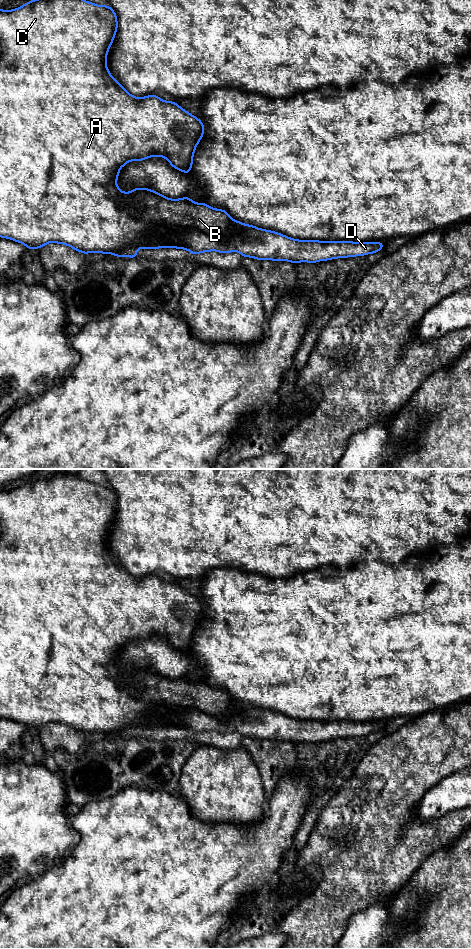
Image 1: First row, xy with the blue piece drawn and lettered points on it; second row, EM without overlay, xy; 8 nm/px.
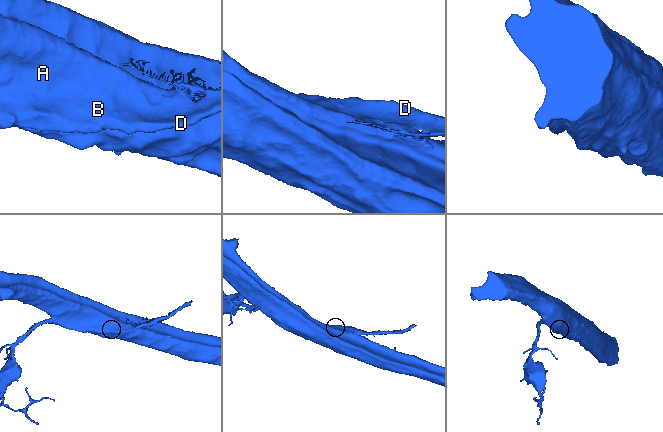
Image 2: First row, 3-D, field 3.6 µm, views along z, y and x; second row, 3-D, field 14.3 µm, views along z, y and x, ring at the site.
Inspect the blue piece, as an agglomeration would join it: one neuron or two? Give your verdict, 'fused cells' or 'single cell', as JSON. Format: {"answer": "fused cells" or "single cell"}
{"answer": "fused cells"}

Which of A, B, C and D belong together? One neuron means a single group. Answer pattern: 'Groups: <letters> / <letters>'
Groups: A B C / D

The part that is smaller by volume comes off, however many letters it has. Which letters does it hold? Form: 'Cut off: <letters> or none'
Cut off: D

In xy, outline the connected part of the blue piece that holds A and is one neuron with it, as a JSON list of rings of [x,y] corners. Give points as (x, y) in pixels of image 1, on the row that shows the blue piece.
[[[31,0],[16,9],[0,9],[0,237],[21,243],[31,250],[40,249],[48,243],[57,243],[84,255],[95,252],[137,258],[139,248],[179,249],[179,239],[172,237],[173,231],[182,234],[196,229],[224,240],[233,230],[248,225],[233,220],[226,210],[210,207],[204,202],[195,203],[190,197],[171,199],[149,188],[140,187],[122,192],[117,186],[117,178],[123,166],[130,161],[143,161],[150,157],[162,156],[174,169],[189,174],[195,149],[205,132],[202,121],[174,100],[168,102],[155,94],[137,98],[112,77],[107,68],[107,54],[117,29],[117,15],[109,5],[97,5],[86,0]]]

